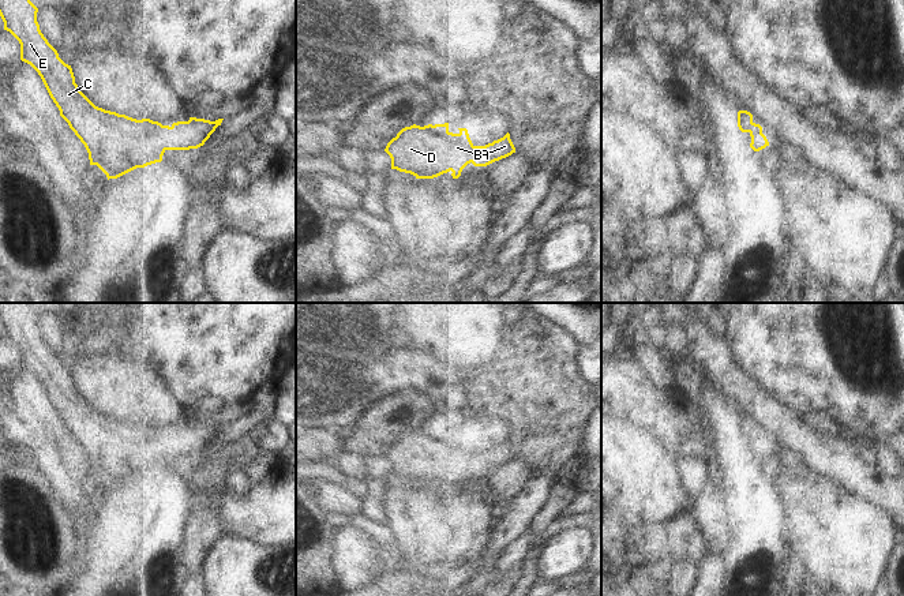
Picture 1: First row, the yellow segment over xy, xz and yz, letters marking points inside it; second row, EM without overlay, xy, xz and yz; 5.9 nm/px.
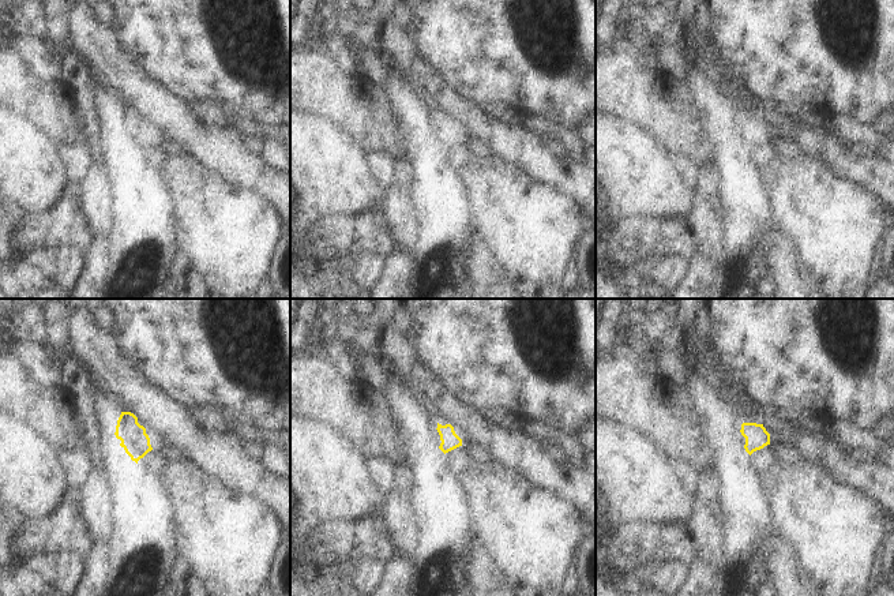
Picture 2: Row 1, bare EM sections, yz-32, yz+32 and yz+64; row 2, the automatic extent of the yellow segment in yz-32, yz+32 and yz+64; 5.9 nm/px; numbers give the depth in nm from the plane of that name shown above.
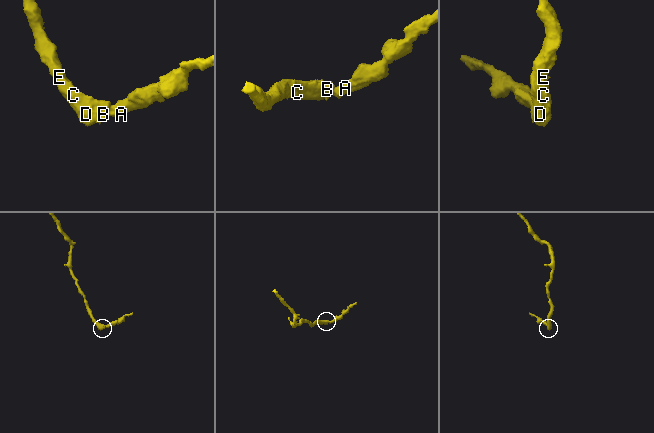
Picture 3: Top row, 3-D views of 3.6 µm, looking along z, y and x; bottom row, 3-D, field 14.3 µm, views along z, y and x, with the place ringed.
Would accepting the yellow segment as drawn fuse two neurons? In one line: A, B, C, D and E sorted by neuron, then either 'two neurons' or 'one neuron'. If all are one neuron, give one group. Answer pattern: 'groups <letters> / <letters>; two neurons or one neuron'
groups A B C D E; one neuron

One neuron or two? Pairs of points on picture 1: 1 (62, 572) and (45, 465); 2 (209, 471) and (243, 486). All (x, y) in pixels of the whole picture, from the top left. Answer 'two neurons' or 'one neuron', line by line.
1: two neurons
2: two neurons

